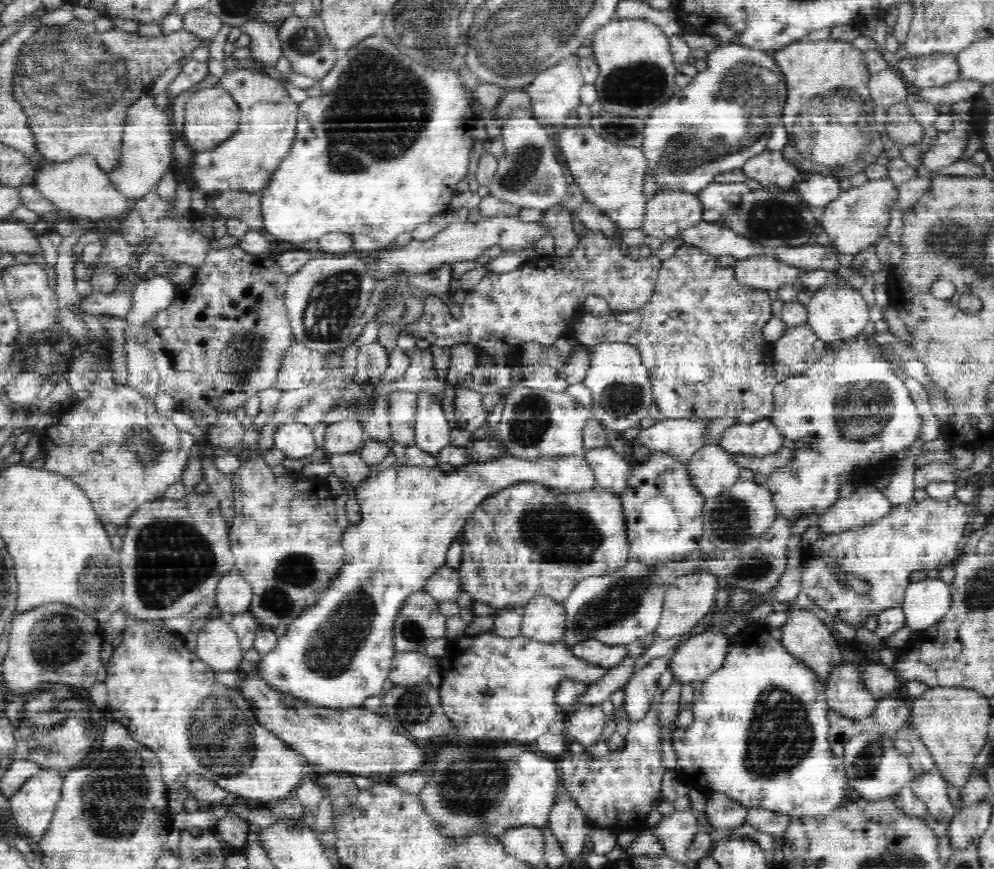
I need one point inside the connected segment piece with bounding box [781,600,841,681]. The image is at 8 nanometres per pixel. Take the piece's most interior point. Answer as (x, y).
(804, 634)

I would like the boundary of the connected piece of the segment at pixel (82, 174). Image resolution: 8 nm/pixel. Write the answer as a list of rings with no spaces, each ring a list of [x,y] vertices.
[[[80,152],[62,162],[45,160],[37,166],[32,186],[44,198],[53,202],[58,210],[68,212],[80,221],[89,220],[94,223],[122,219],[132,205],[112,187],[96,159],[86,152]]]

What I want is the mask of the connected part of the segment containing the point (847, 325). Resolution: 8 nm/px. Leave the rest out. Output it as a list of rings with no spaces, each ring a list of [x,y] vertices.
[[[844,280],[828,282],[812,292],[812,298],[807,305],[807,322],[814,329],[817,338],[827,345],[862,335],[868,321],[870,321],[869,306],[860,289],[853,288],[849,282]]]

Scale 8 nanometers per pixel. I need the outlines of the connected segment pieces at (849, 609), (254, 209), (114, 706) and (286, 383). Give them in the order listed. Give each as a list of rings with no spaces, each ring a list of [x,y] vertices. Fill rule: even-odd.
[[[955,496],[946,501],[935,501],[930,497],[921,502],[912,501],[906,504],[894,505],[891,513],[871,525],[861,529],[852,529],[838,533],[823,533],[812,545],[807,547],[808,561],[802,573],[801,592],[828,615],[842,620],[857,630],[866,624],[866,618],[877,617],[883,610],[901,606],[905,594],[912,584],[910,577],[913,572],[921,573],[930,569],[942,570],[952,566],[960,555],[960,546],[964,540],[964,530],[968,518],[975,513],[974,503],[964,503]],[[834,562],[837,562],[846,572],[855,572],[867,585],[864,592],[856,592],[842,586],[836,578]]]
[[[221,193],[213,200],[213,208],[224,217],[241,218],[250,231],[265,230],[261,209],[261,195],[250,193]]]
[[[154,618],[154,622],[153,620],[129,619],[127,627],[121,632],[121,635],[122,641],[118,646],[113,648],[113,654],[106,664],[107,675],[103,683],[106,685],[107,706],[112,711],[112,720],[120,723],[120,725],[126,729],[126,733],[128,733],[134,741],[148,747],[148,749],[152,750],[156,757],[158,757],[158,761],[160,761],[161,778],[163,782],[166,782],[166,786],[168,782],[177,781],[178,777],[183,773],[194,773],[202,775],[205,780],[216,783],[221,788],[230,788],[227,792],[238,790],[238,796],[246,796],[246,799],[257,799],[266,804],[284,799],[295,792],[302,780],[302,774],[304,774],[304,765],[307,763],[305,756],[288,745],[287,742],[278,738],[268,727],[264,726],[263,723],[258,720],[255,706],[250,702],[249,698],[243,695],[243,690],[241,690],[240,686],[226,686],[226,684],[221,684],[216,680],[218,672],[212,670],[207,662],[198,658],[197,654],[188,648],[184,642],[184,634],[177,632],[177,630],[172,630],[171,627],[167,625],[167,622],[165,622],[165,619]],[[252,766],[258,770],[258,782],[256,782],[256,784],[254,784],[254,782],[246,782],[248,786],[244,786],[244,784],[240,784],[240,782],[220,782],[220,780],[224,780],[224,778],[232,778],[232,776],[240,776],[240,774],[254,774]]]
[[[295,339],[291,346],[280,356],[281,362],[275,386],[280,390],[298,388],[300,384],[308,384],[312,378],[312,362],[310,352]]]

